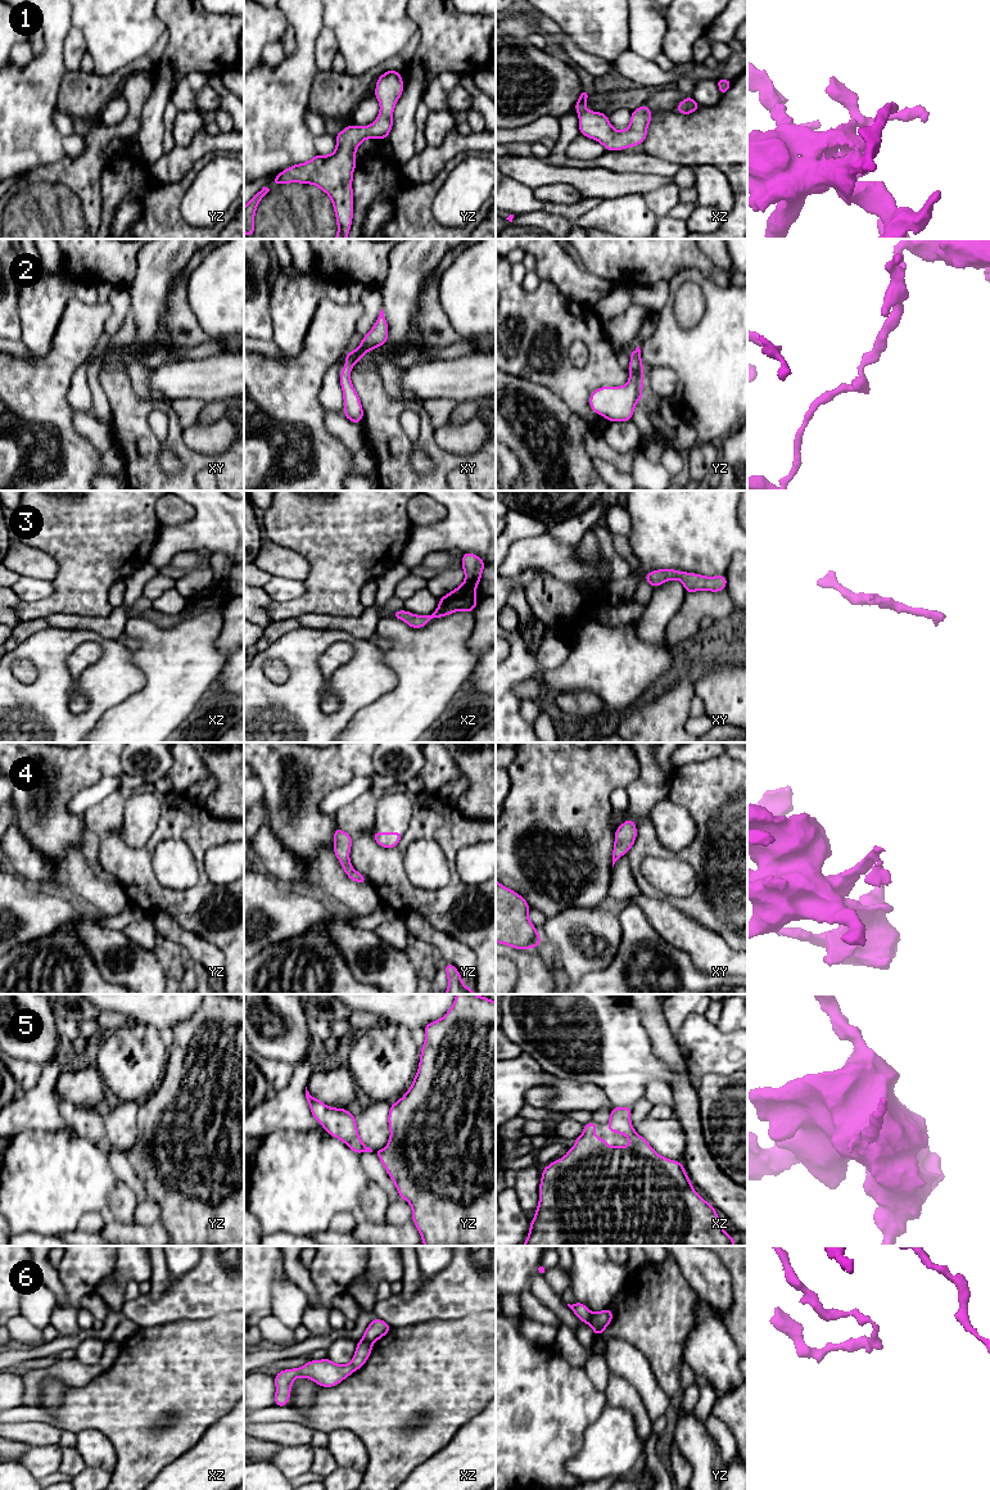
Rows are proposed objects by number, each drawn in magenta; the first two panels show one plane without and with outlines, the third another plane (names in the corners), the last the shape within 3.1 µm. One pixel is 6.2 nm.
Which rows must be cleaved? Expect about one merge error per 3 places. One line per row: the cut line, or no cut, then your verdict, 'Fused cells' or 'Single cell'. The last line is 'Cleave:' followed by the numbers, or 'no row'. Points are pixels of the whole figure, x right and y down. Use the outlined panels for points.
1: No split. Single cell
2: No split. Single cell
3: No split. Single cell
4: No split. Single cell
5: No split. Single cell
6: Split along yz (593, 1313), (588, 1323). Fused cells
Cleave: 6

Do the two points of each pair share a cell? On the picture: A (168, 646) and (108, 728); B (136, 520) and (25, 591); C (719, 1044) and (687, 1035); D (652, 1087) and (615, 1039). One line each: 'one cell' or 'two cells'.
A: one cell
B: two cells
C: one cell
D: two cells

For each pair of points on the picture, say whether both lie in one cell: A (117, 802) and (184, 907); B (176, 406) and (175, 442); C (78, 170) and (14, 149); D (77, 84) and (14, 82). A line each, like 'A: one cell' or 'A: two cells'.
A: one cell
B: two cells
C: two cells
D: two cells

